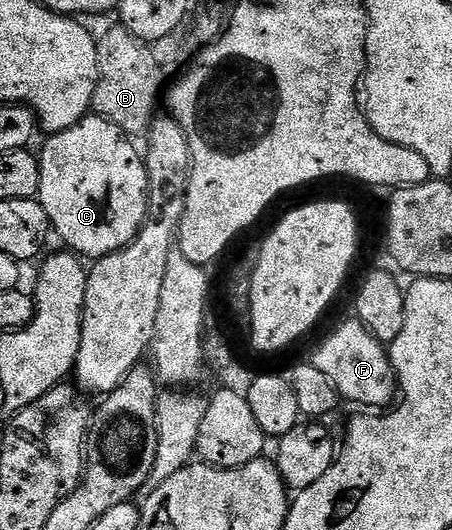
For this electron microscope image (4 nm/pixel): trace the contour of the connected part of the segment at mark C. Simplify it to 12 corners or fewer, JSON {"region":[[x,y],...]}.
{"region":[[87,115],[38,157],[51,230],[107,257],[146,222],[148,171]]}

